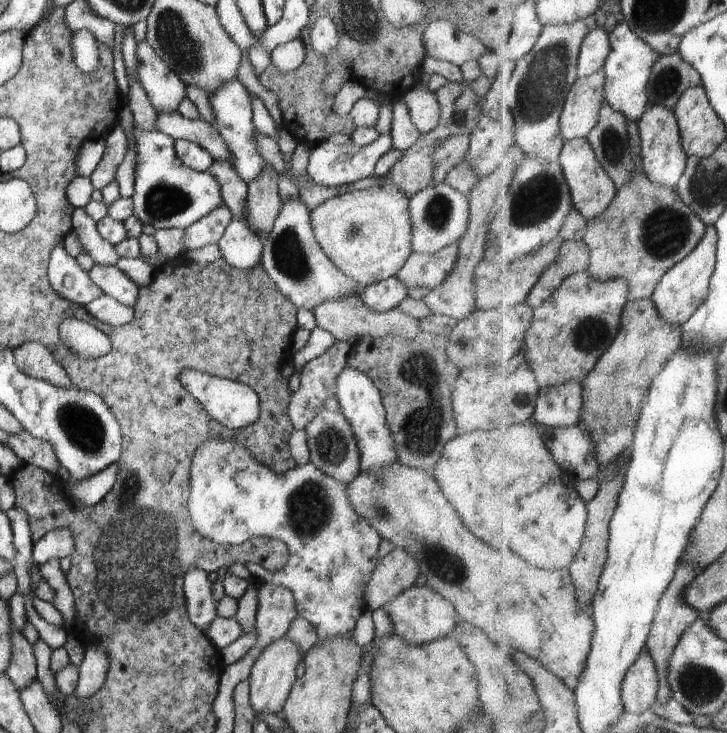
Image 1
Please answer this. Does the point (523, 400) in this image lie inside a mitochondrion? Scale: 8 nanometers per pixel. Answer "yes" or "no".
no

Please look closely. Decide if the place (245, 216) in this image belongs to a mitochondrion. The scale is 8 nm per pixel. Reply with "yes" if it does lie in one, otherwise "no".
no

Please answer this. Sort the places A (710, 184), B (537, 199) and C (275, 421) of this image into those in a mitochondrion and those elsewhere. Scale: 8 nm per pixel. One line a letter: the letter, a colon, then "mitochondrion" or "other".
A: mitochondrion
B: mitochondrion
C: other

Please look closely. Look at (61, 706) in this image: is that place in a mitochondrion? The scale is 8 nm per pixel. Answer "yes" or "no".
no

